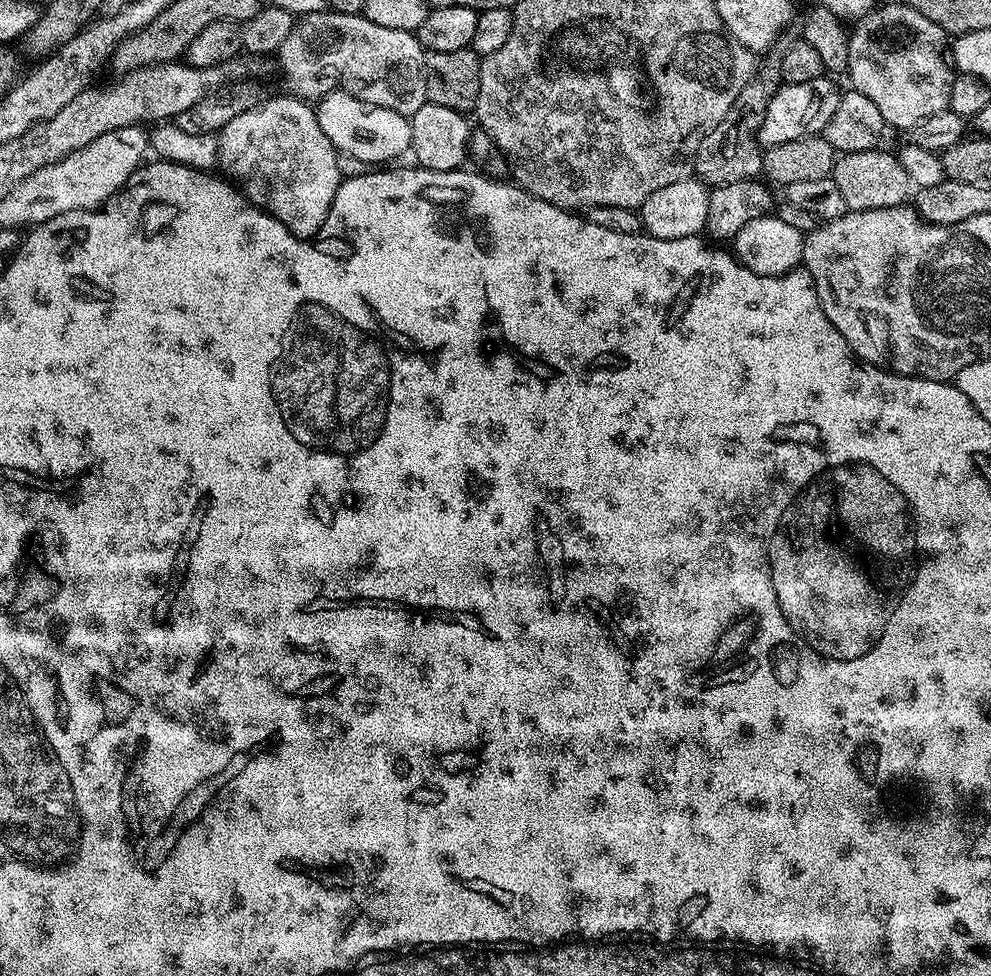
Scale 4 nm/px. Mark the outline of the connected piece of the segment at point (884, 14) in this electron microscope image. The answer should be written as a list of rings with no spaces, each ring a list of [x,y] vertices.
[[[906,2],[883,4],[855,21],[856,29],[853,27],[848,37],[846,76],[852,79],[851,87],[855,91],[866,94],[866,98],[878,106],[885,125],[892,127],[893,124],[896,128],[907,130],[922,122],[922,118],[930,118],[930,114],[938,114],[948,108],[954,72],[946,59],[946,34],[937,24],[930,22],[926,14],[918,14],[918,10]]]

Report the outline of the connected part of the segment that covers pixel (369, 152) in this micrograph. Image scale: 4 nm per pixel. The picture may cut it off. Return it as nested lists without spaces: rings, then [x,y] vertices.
[[[328,92],[320,97],[315,109],[318,126],[322,128],[322,134],[330,138],[337,153],[353,155],[375,166],[384,166],[399,161],[396,159],[412,147],[409,117],[382,106],[374,106],[370,102],[362,102],[349,92]]]

